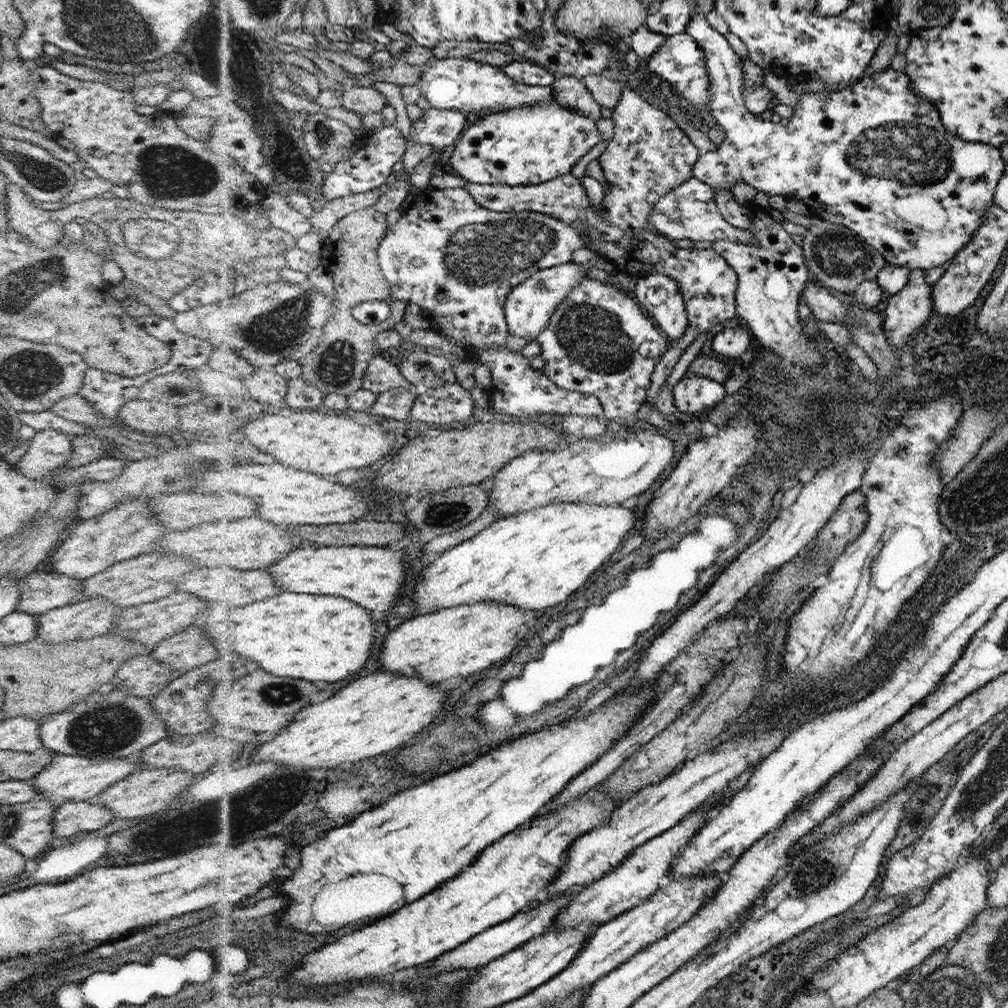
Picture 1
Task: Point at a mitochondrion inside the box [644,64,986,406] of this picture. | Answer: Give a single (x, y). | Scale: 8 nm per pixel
(910, 154)

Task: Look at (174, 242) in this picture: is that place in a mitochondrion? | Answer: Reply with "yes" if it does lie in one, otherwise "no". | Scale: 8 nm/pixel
no

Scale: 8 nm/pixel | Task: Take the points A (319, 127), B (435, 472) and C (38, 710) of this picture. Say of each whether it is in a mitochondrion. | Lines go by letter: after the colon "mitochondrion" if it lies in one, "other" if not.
A: mitochondrion
B: other
C: other

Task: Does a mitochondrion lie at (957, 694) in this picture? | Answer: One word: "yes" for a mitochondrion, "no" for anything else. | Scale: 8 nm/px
no

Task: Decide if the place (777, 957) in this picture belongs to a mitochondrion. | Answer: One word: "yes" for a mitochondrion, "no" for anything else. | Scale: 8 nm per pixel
no

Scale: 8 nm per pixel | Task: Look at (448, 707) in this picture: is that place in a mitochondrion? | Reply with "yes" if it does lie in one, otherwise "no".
no

